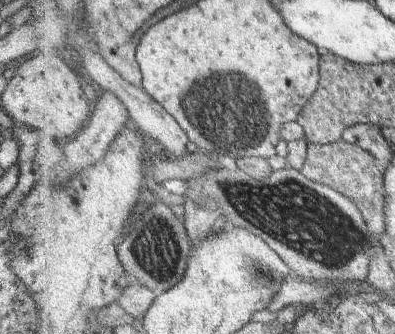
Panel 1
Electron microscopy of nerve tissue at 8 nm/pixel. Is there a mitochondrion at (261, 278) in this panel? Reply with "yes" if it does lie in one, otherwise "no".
yes

